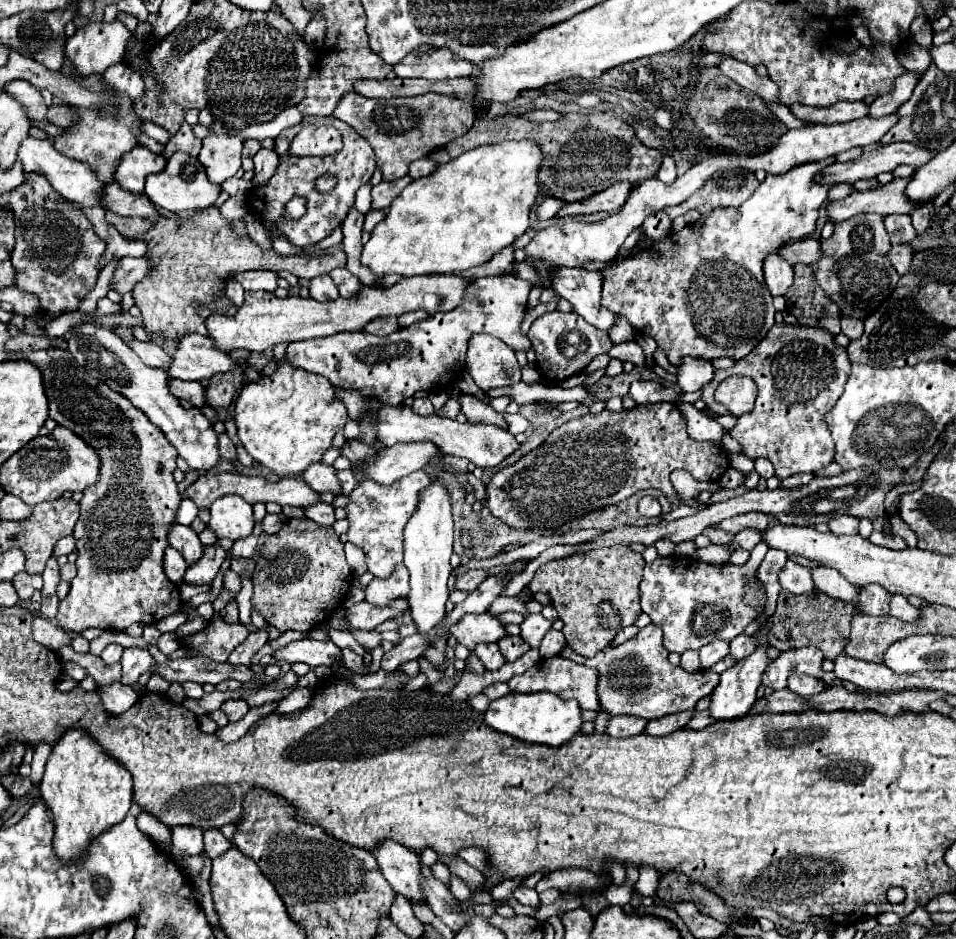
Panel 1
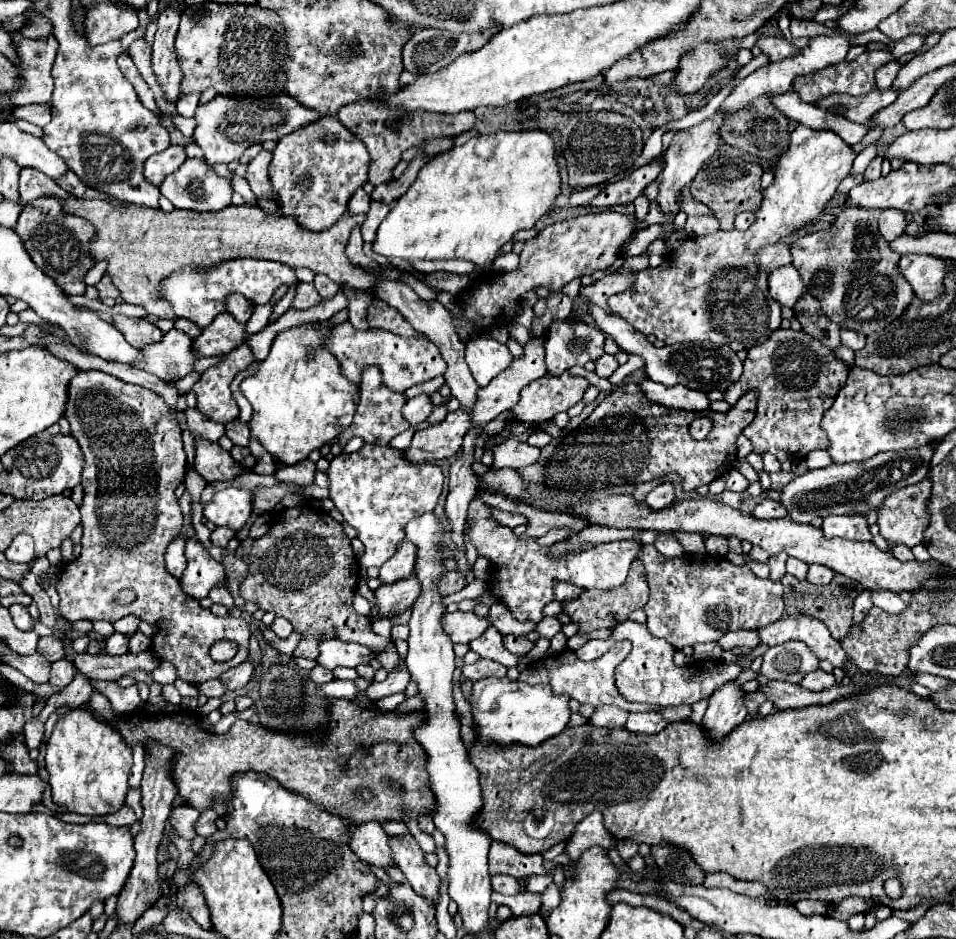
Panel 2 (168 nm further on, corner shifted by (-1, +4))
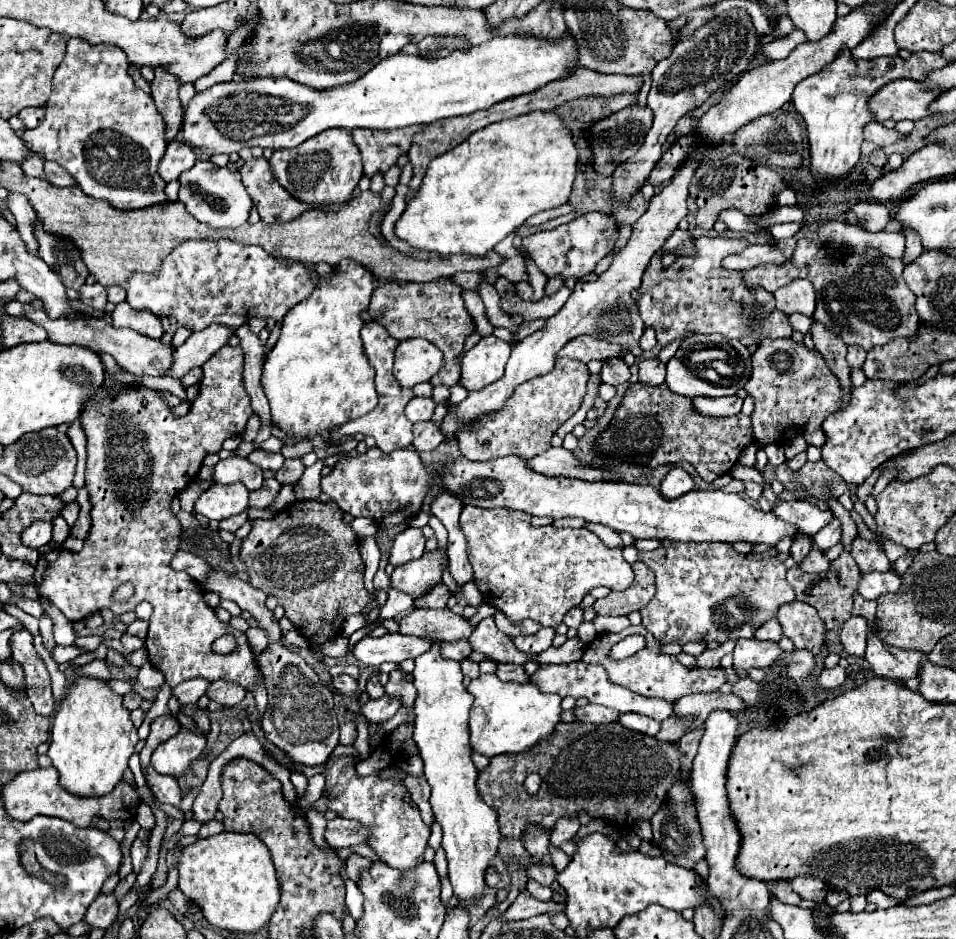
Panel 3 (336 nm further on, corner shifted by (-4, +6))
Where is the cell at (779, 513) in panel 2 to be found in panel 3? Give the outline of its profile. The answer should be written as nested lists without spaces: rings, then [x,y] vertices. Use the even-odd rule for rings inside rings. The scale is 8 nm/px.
[[[801,500],[779,502],[777,506],[773,506],[773,514],[781,520],[787,520],[807,536],[817,534],[823,526],[827,526],[833,520],[833,514],[829,510],[821,510],[819,506]]]

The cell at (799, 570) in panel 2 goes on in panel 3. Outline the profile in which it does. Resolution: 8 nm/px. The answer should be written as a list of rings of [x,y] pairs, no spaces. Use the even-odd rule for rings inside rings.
[[[799,536],[799,540],[793,540],[793,546],[791,546],[791,556],[795,558],[797,564],[801,564],[801,560],[809,554],[809,550],[813,548],[813,540],[811,536]]]

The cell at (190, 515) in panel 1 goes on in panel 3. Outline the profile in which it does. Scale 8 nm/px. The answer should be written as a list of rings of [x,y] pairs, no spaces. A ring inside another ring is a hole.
[[[317,460],[311,468],[307,468],[303,472],[303,476],[301,476],[301,480],[297,482],[297,488],[295,488],[297,500],[315,500],[315,498],[319,498],[319,494],[321,494],[319,478],[321,478],[323,466],[325,466],[325,460]]]

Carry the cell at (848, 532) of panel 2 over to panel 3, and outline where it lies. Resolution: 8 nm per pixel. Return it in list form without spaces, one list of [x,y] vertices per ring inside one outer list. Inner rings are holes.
[[[833,518],[831,524],[827,524],[823,530],[819,530],[815,536],[813,536],[813,542],[819,550],[829,550],[831,546],[835,546],[837,542],[841,540],[841,524],[837,518]]]

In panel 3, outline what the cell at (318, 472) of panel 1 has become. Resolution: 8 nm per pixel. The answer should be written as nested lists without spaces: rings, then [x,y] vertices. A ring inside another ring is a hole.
[[[293,458],[293,460],[285,460],[285,464],[275,472],[275,478],[281,482],[281,484],[289,484],[289,482],[297,482],[303,474],[305,466],[299,458]]]

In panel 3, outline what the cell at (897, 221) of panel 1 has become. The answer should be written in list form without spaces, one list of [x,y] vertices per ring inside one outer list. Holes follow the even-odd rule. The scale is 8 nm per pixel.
[[[857,202],[853,204],[851,212],[855,212],[855,218],[859,220],[859,226],[863,226],[869,232],[881,232],[889,222],[889,210],[881,202]]]

